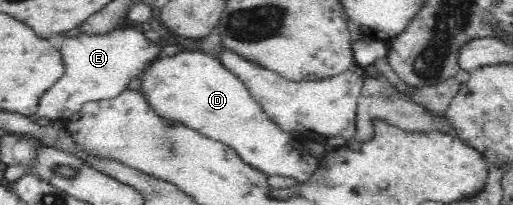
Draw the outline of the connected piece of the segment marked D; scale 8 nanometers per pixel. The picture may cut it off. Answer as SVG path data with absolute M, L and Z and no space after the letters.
M185 51L153 62L143 73L139 90L157 115L169 122L181 122L205 137L233 148L244 163L268 177L291 177L309 182L319 168L319 159L312 157L303 144L281 129L253 98L249 88L217 57L199 51Z

